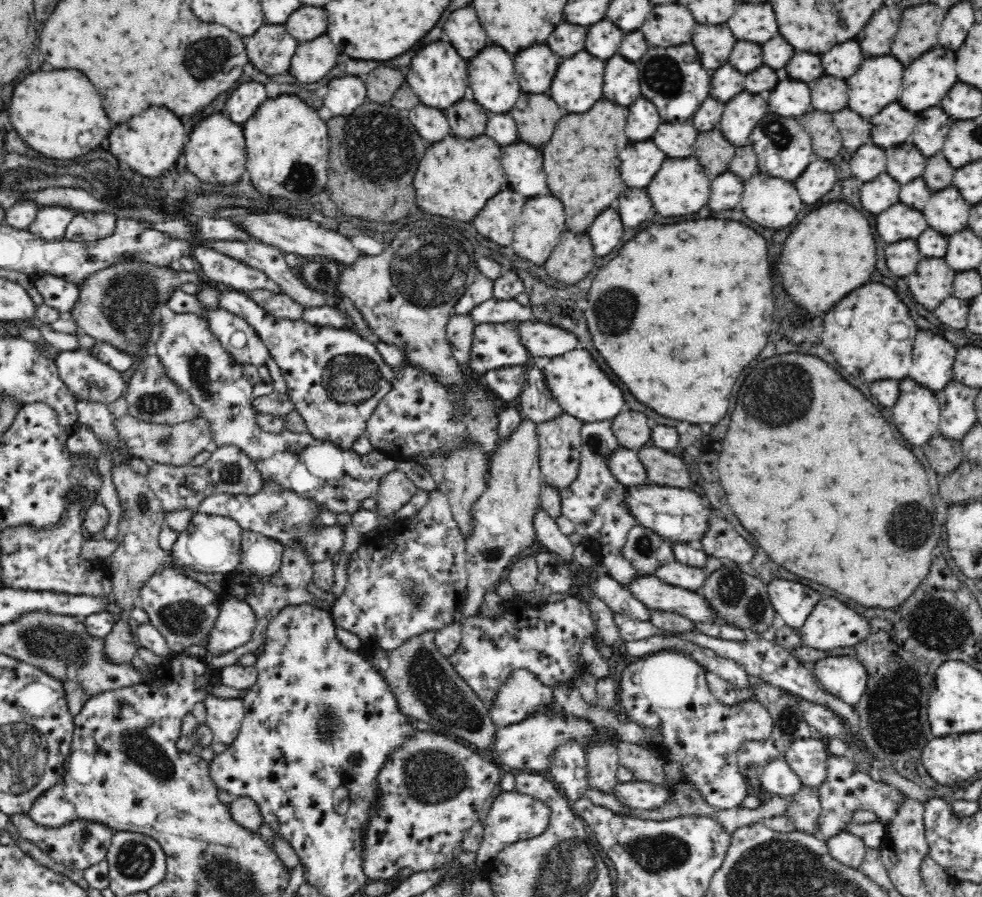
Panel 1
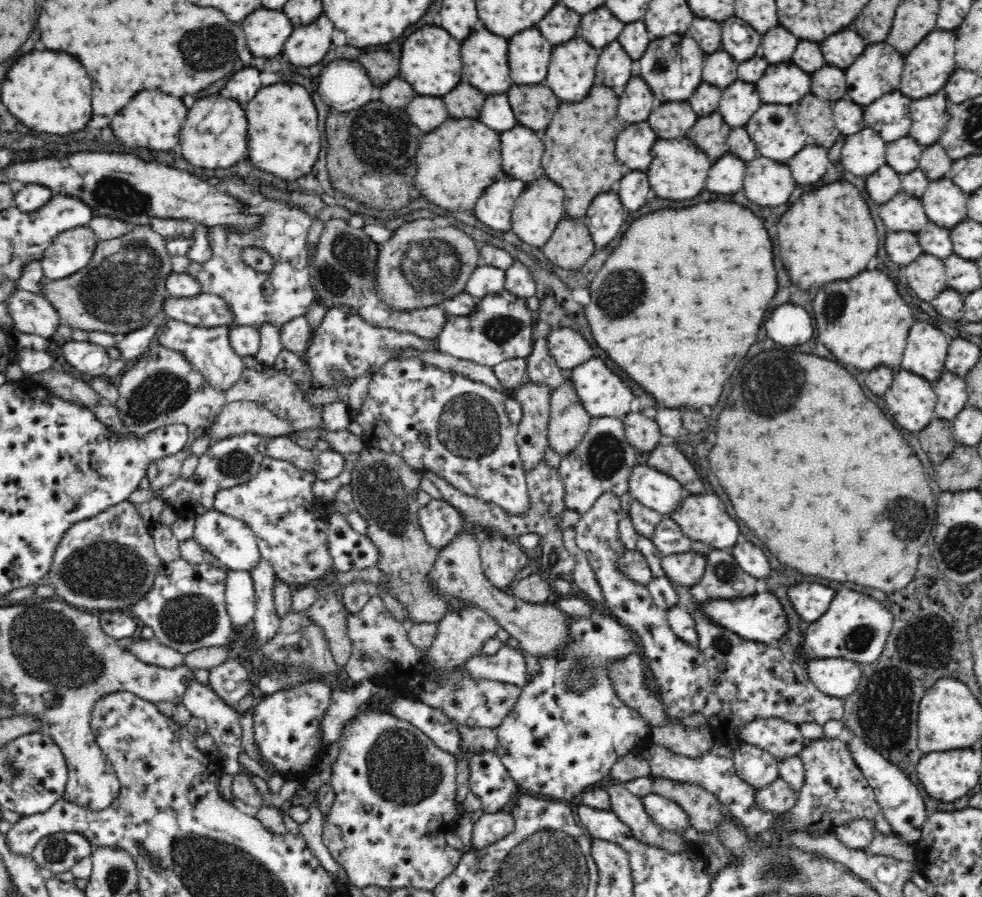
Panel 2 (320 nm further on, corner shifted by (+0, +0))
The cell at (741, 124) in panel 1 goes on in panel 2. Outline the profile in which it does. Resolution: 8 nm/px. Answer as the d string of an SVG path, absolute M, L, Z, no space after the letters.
M736 79L734 84L722 89L717 112L731 128L745 127L762 105L754 84Z

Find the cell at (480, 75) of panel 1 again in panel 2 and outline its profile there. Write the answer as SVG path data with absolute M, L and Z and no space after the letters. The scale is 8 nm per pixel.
M478 30L468 36L462 42L462 64L468 82L486 94L507 92L513 84L506 52L508 40L488 30Z

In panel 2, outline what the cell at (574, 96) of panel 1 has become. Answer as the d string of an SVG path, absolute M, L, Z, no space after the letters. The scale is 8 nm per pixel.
M574 36L568 44L554 48L546 84L564 102L576 102L588 96L594 85L594 66L599 50L582 37Z

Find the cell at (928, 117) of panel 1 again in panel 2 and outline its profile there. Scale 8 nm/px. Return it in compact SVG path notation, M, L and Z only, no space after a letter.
M936 92L934 96L926 96L922 100L912 100L910 104L910 120L914 120L910 128L910 136L917 140L920 146L930 146L938 142L942 130L946 128L946 94Z

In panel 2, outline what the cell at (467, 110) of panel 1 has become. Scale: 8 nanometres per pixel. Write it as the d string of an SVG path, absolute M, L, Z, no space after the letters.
M458 84L454 92L444 96L446 108L452 118L478 118L484 100L486 96L482 96L482 92L478 92L478 88L470 84Z

